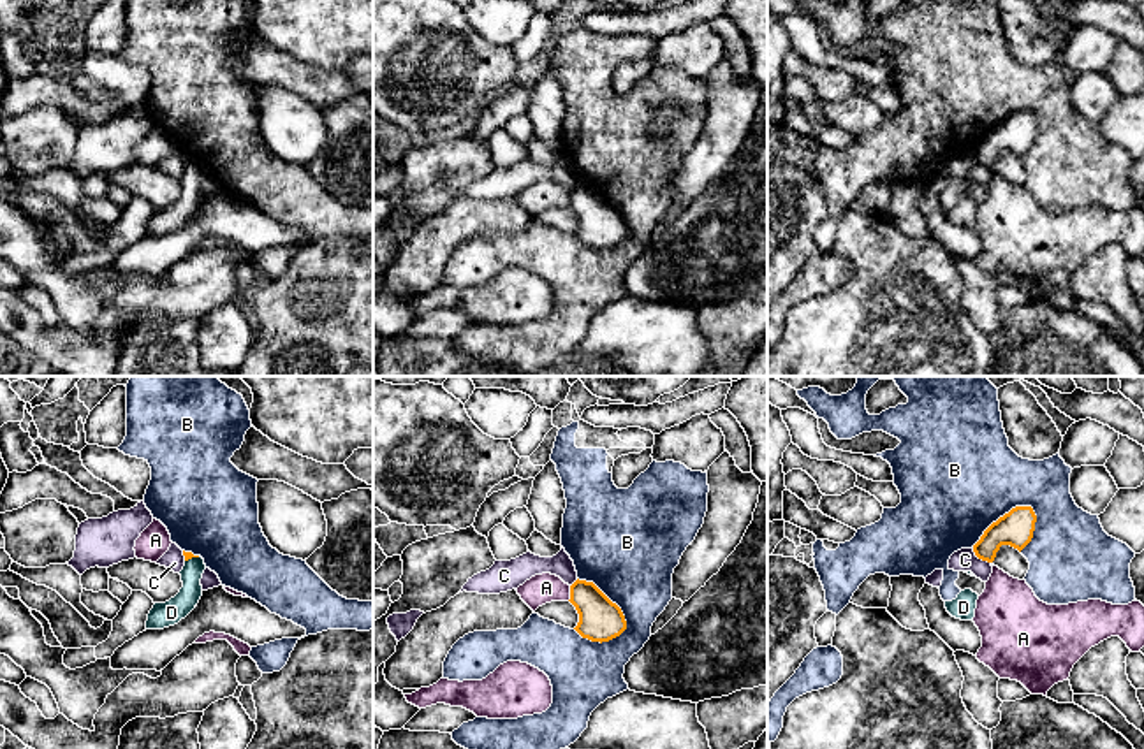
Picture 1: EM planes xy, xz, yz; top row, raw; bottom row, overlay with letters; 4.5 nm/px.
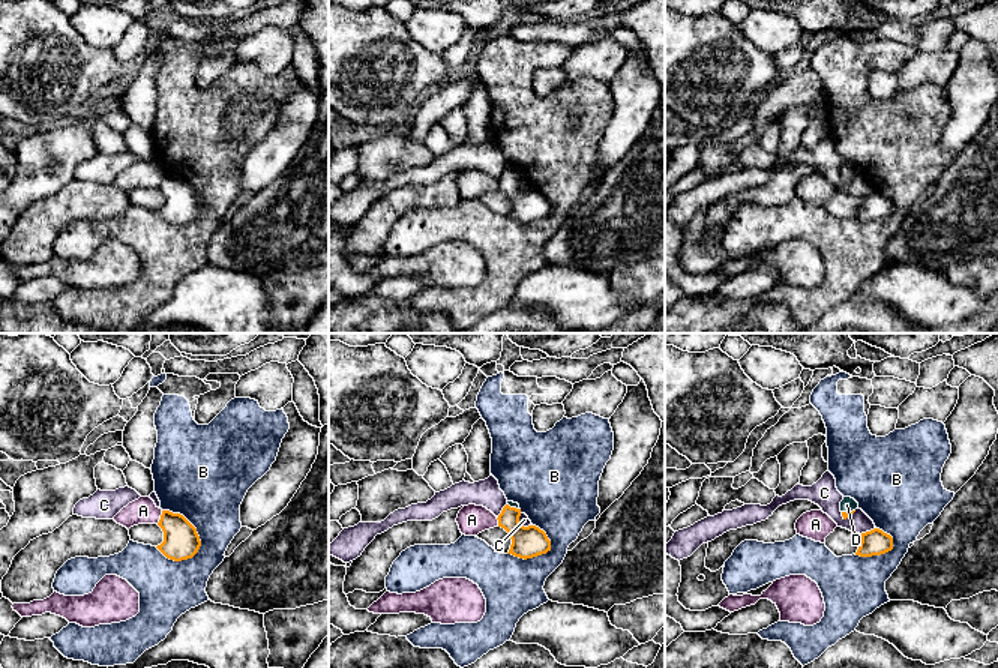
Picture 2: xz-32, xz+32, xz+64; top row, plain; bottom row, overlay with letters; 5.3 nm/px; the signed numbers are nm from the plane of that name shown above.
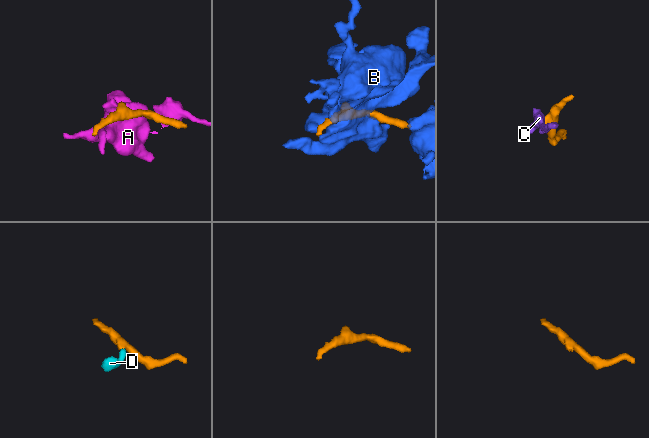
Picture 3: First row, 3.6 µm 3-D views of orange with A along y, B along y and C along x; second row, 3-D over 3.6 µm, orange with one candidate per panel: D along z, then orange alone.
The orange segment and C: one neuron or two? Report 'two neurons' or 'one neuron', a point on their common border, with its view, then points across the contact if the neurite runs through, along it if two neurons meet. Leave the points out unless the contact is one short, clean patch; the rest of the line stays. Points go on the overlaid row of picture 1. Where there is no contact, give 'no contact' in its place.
two neurons; meets orange in yz at (981, 558); border along yz (972, 549), (990, 563)

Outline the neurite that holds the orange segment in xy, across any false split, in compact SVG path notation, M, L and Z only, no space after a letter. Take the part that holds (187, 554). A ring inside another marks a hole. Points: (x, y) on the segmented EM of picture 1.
M185 552L185 566L180 571L183 587L165 603L155 603L148 614L146 629L164 629L185 619L202 596L201 578L206 570L204 559Z

